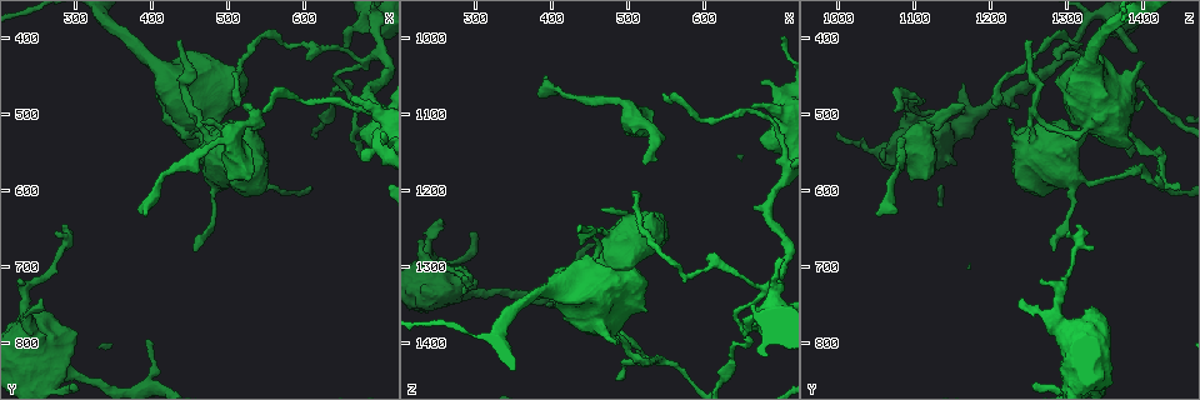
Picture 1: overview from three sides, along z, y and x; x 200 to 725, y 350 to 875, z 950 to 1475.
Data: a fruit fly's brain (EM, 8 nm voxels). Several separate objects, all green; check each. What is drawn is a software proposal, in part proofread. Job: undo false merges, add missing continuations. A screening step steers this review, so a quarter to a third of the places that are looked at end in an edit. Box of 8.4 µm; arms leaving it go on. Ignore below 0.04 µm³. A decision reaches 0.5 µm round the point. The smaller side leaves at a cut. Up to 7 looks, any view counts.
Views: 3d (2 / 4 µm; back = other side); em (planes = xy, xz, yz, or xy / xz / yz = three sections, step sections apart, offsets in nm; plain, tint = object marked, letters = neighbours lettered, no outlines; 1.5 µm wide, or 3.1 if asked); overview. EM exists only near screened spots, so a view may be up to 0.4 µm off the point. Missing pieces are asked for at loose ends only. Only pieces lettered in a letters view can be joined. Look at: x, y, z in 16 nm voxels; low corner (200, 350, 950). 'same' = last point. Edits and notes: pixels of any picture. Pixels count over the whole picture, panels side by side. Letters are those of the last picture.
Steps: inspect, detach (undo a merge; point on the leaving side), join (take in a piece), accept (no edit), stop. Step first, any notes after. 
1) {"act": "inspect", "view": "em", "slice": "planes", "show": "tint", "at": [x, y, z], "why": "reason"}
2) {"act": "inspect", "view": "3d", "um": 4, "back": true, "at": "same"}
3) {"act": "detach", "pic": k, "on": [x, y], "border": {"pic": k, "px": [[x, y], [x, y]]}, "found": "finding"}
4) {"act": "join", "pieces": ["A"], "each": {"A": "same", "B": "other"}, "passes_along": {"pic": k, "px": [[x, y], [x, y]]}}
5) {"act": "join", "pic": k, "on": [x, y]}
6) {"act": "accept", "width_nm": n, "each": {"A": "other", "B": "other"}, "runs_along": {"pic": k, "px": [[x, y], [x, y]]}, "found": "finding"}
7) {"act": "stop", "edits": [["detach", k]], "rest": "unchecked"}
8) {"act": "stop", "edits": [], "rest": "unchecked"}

{"act": "inspect", "view": "3d", "um": 4, "at": [435, 405, 1250], "why": "thin end"}

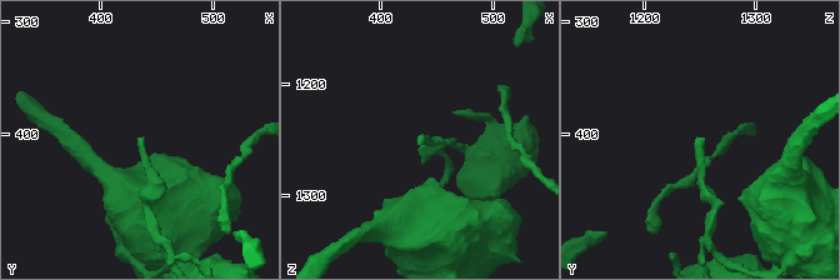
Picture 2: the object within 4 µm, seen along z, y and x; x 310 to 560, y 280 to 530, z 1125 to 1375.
{"act": "inspect", "view": "em", "slice": "yz", "step": 4, "show": "letters", "at": [436, 402, 1252], "why": "need the tissue"}

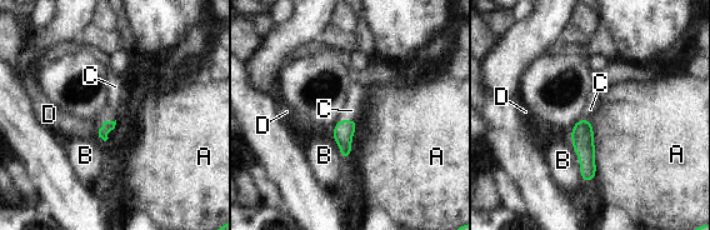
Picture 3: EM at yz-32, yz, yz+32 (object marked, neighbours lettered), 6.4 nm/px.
{"act": "inspect", "view": "em", "slice": "planes", "show": "letters", "at": "same"}

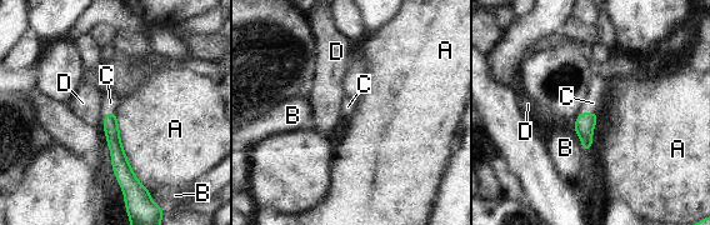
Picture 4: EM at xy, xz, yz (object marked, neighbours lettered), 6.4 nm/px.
{"act": "join", "pieces": ["C"], "each": {"A": "other", "B": "other", "C": "same", "D": "other"}, "passes_along": {"pic": 4, "px": [[111, 130], [104, 116], [110, 103]]}, "found": "it goes on there"}

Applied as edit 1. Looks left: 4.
{"act": "inspect", "view": "overview"}

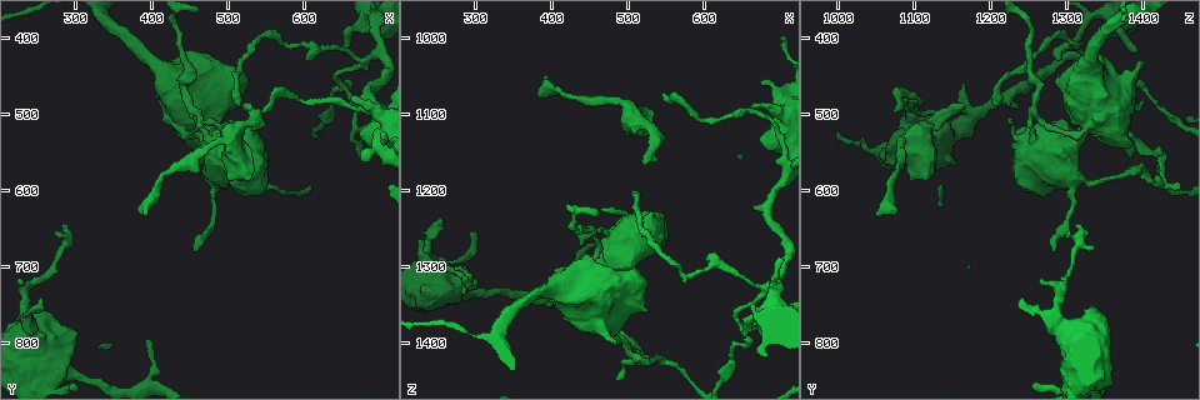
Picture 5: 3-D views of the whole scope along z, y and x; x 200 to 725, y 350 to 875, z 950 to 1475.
{"act": "inspect", "view": "3d", "um": 4, "at": [460, 520, 1245], "why": "stops while still wide"}

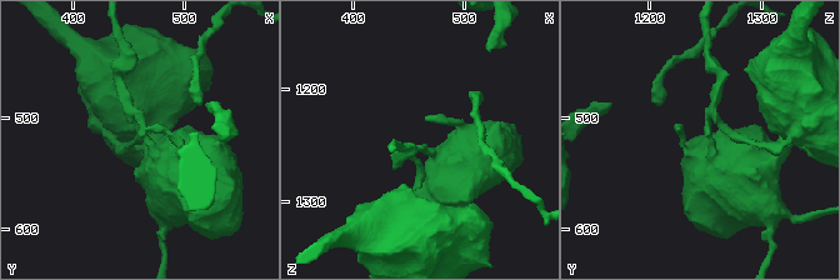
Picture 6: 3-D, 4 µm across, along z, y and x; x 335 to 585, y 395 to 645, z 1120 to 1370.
{"act": "inspect", "view": "em", "slice": "planes", "show": "letters", "at": [464, 516, 1246], "why": "now the EM"}

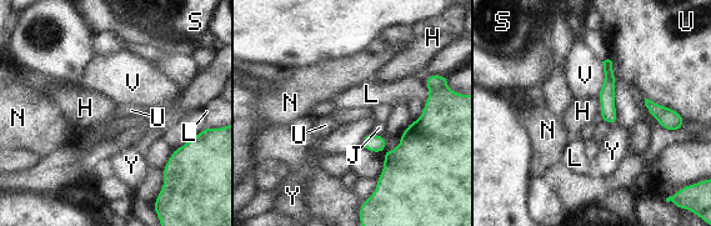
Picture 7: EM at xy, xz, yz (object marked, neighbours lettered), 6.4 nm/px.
{"act": "accept", "each": {"H": "other", "J": "other", "L": "other", "N": "other", "S": "other", "U": "other", "V": "other", "Y": "other"}, "runs_along": {"pic": 7, "px": [[607, 63], [607, 112], [612, 120]]}, "found": "no lettered piece goes on from it"}

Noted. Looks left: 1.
{"act": "stop", "edits": [["join", 4]], "rest": "unchecked"}

